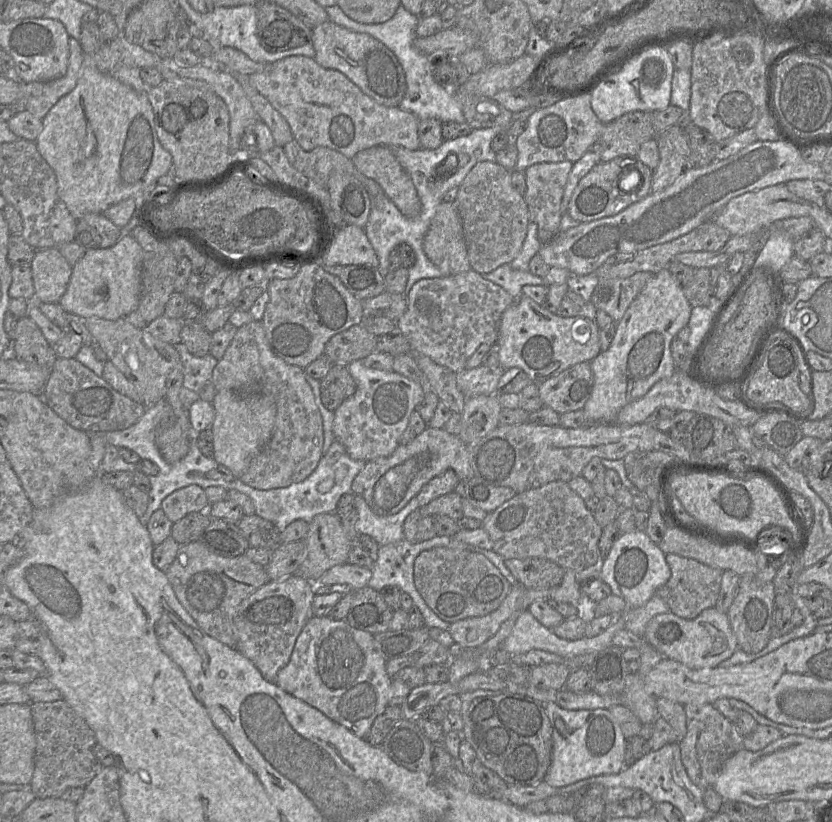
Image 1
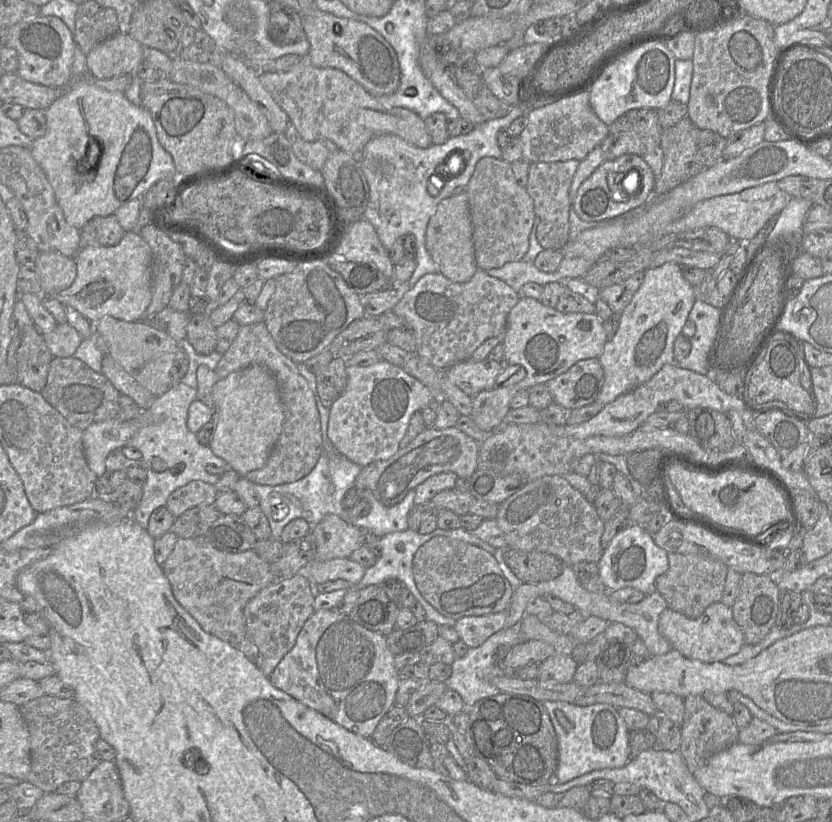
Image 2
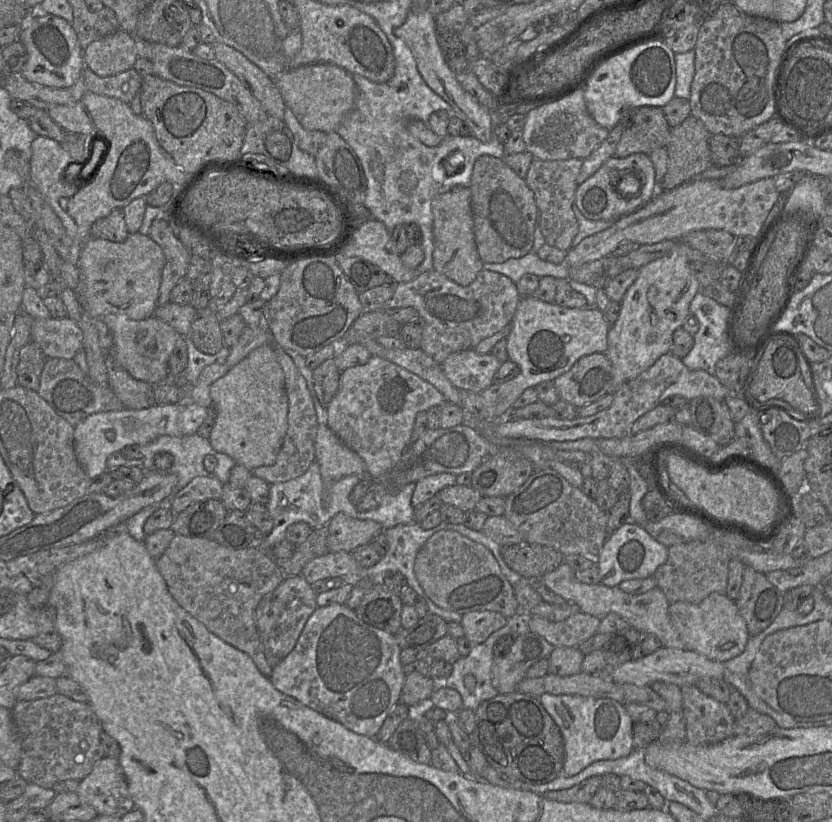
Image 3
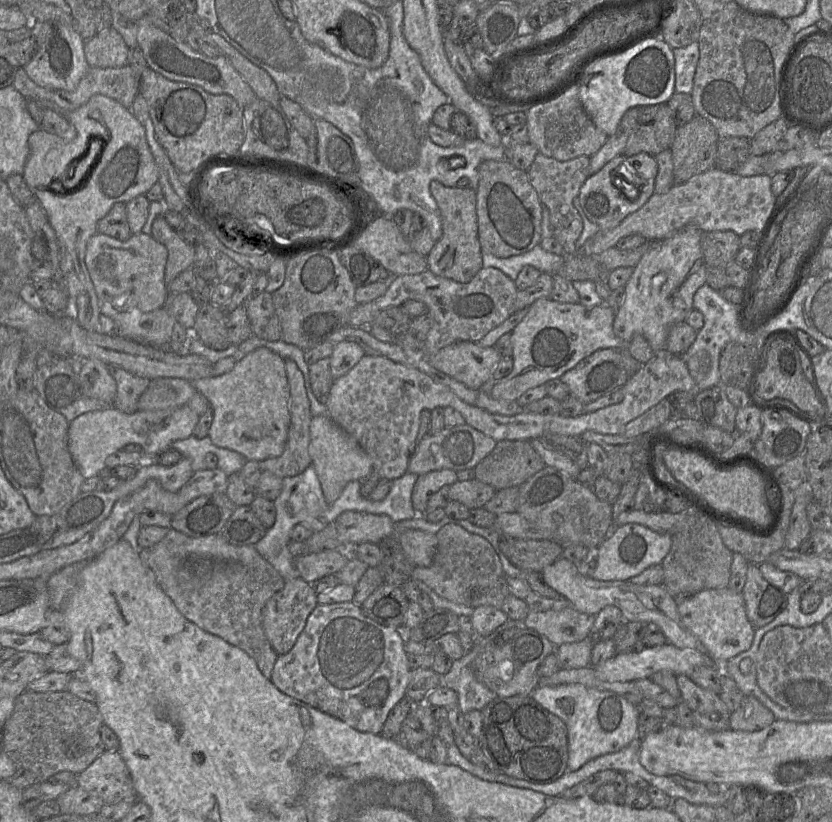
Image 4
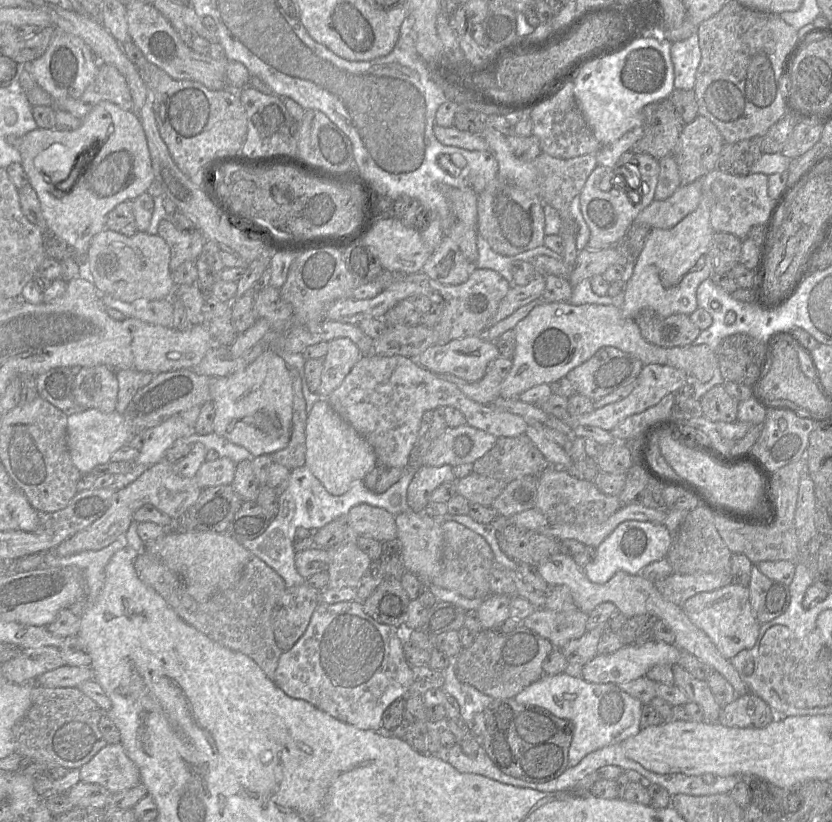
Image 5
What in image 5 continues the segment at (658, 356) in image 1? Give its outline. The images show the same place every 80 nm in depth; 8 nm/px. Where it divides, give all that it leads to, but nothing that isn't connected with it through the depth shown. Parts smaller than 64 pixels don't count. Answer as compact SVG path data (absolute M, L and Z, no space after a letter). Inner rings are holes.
M706 201L670 229L651 228L644 248L630 265L621 315L634 317L643 309L651 309L661 317L690 315L698 308L696 291L701 282L712 275L710 247L714 230Z

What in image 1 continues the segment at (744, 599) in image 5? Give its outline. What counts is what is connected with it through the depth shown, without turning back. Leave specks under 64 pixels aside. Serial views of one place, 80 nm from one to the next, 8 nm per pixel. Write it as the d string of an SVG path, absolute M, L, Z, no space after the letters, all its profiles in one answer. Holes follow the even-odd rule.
M715 607L703 610L695 619L687 620L672 612L654 616L647 624L644 638L663 657L675 660L683 665L694 668L713 668L730 658L738 649L736 637L732 631L727 613L719 612Z

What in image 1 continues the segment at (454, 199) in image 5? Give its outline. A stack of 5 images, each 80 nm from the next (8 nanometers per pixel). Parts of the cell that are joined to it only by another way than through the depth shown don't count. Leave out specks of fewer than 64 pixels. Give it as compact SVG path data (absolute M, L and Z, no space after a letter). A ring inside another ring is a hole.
M456 200L438 206L424 236L423 250L444 276L471 270Z

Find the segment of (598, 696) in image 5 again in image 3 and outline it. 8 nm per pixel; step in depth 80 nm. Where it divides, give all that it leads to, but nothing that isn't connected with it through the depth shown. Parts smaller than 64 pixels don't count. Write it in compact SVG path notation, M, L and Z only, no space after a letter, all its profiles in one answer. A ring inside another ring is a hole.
M553 695L539 697L542 706L552 717L563 737L563 775L573 776L593 762L625 757L633 748L633 721L623 704L610 698L594 698L578 695Z

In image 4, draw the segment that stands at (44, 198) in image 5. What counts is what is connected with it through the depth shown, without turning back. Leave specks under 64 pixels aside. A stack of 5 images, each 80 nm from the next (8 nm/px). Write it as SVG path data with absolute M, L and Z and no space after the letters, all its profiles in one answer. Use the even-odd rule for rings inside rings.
M96 94L84 105L63 114L66 115L71 125L72 135L62 137L41 128L31 133L28 138L29 155L25 163L23 178L35 199L43 207L59 244L64 246L71 255L73 270L81 282L81 292L75 303L73 319L85 330L102 333L100 302L85 263L87 242L97 233L98 221L108 214L115 203L127 203L139 195L145 195L158 182L159 169L147 143L144 126L132 114L130 109L124 107L118 101ZM94 139L100 139L103 143L102 155L100 159L97 159L96 166L92 168L93 155L80 163L73 160L73 157L80 155L86 148L88 148L88 151L84 157L88 157L90 144Z

